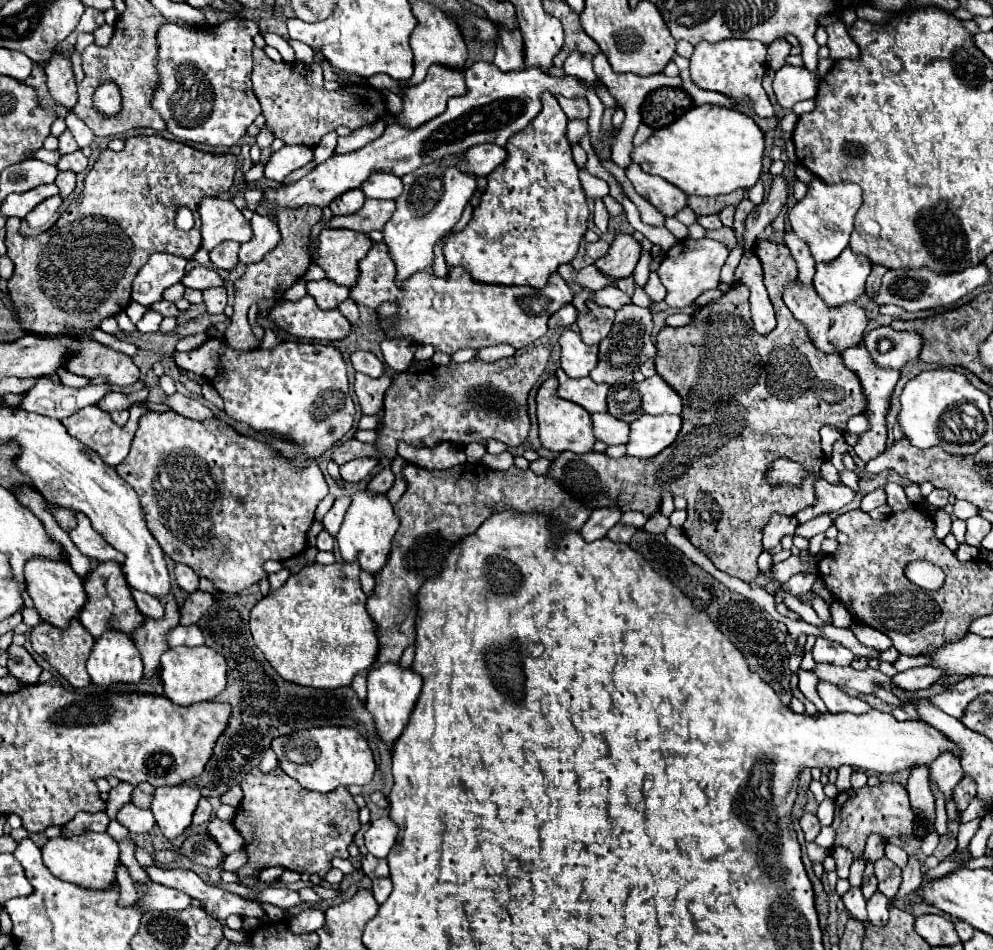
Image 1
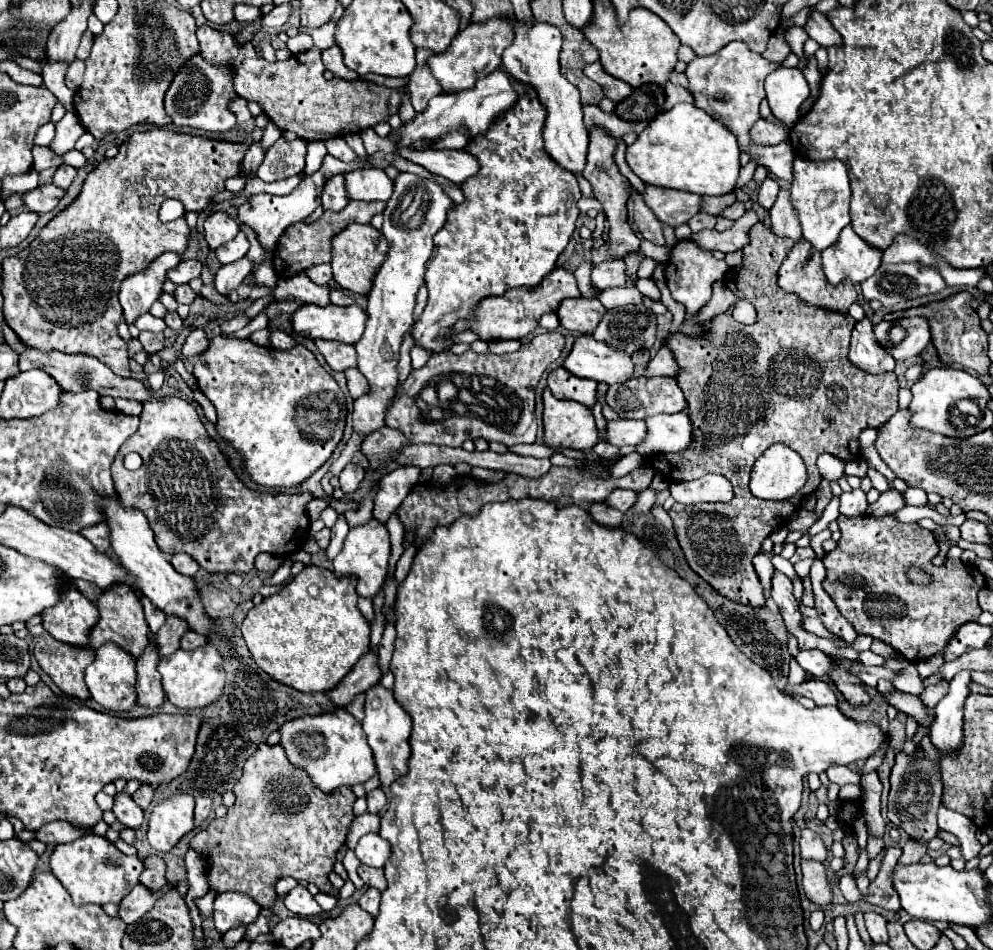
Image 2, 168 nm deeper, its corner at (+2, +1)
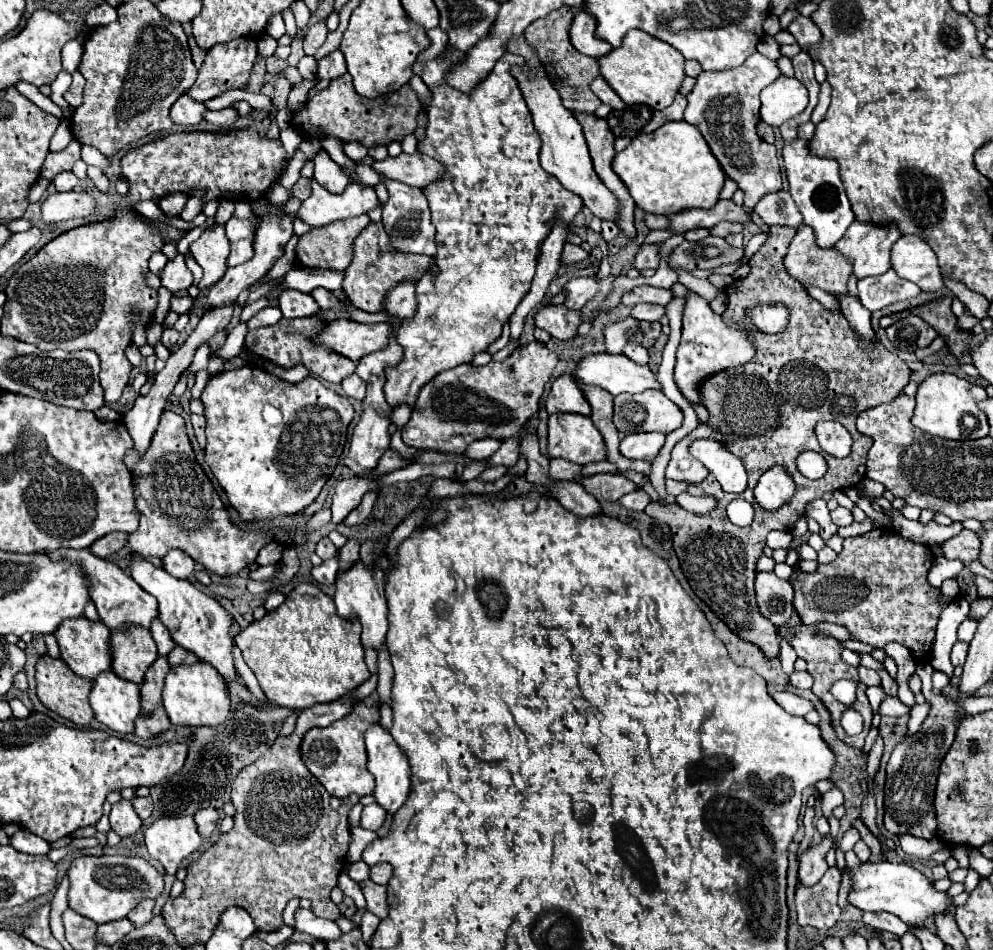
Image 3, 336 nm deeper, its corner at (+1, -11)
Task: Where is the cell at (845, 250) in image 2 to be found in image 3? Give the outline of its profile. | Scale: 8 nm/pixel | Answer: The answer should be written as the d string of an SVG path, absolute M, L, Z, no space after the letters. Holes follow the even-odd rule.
M855 220L835 248L853 260L857 278L885 274L891 268L891 246L901 238L895 224L869 224Z

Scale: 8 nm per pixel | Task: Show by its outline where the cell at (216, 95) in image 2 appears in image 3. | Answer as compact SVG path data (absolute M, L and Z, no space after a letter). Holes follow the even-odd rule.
M187 94L181 96L173 108L171 108L171 120L179 126L195 126L203 120L203 112L207 108L203 106L203 102L197 102L197 100L191 100Z

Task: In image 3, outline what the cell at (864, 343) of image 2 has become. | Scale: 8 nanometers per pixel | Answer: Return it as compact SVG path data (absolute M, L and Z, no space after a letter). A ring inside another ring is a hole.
M835 294L835 298L839 300L841 312L849 320L849 324L855 328L857 336L865 344L873 344L875 342L875 332L871 328L871 312L867 308L863 308L859 304L859 300L851 294Z

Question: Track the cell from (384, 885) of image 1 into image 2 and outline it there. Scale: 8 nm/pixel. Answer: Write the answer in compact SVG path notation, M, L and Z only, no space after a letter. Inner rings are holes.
M368 888L366 892L364 892L364 896L360 898L360 902L358 902L366 912L370 912L374 918L378 916L378 904L380 904L380 890L376 890L376 888Z

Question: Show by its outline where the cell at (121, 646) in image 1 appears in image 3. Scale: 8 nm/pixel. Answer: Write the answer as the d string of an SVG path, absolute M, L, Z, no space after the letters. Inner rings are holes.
M103 672L93 682L89 700L95 718L103 722L107 728L119 734L133 732L135 718L141 710L139 686L115 676L113 672Z

